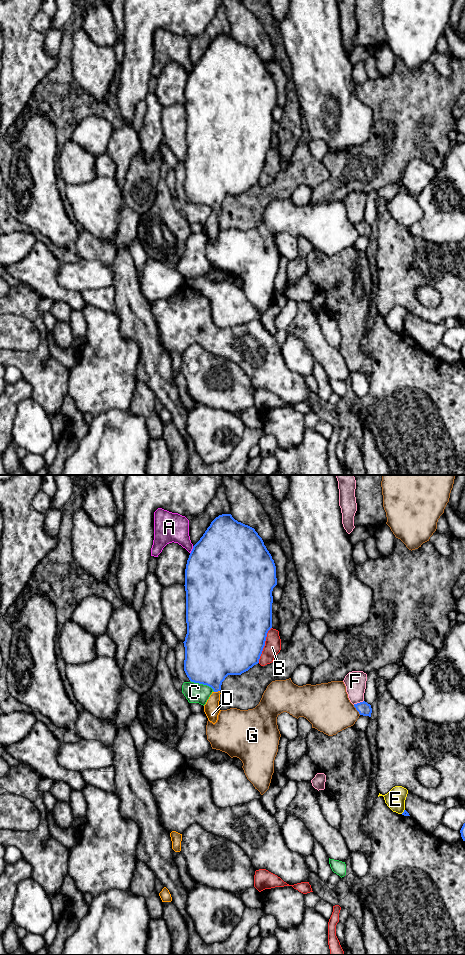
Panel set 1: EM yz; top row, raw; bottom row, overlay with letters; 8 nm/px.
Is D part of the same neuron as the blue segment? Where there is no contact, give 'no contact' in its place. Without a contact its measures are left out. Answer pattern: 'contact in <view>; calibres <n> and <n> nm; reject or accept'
contact in yz; calibres 380 and 120 nm; accept

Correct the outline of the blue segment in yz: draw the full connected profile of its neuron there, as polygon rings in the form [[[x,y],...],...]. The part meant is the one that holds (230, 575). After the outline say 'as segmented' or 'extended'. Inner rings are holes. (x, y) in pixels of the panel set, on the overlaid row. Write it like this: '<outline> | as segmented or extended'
[[[231,514],[216,517],[193,546],[185,569],[186,623],[184,671],[191,682],[213,689],[204,712],[215,724],[220,713],[222,682],[228,675],[241,675],[259,663],[268,631],[272,628],[273,588],[276,566],[262,538],[254,528],[235,520]]] | extended

